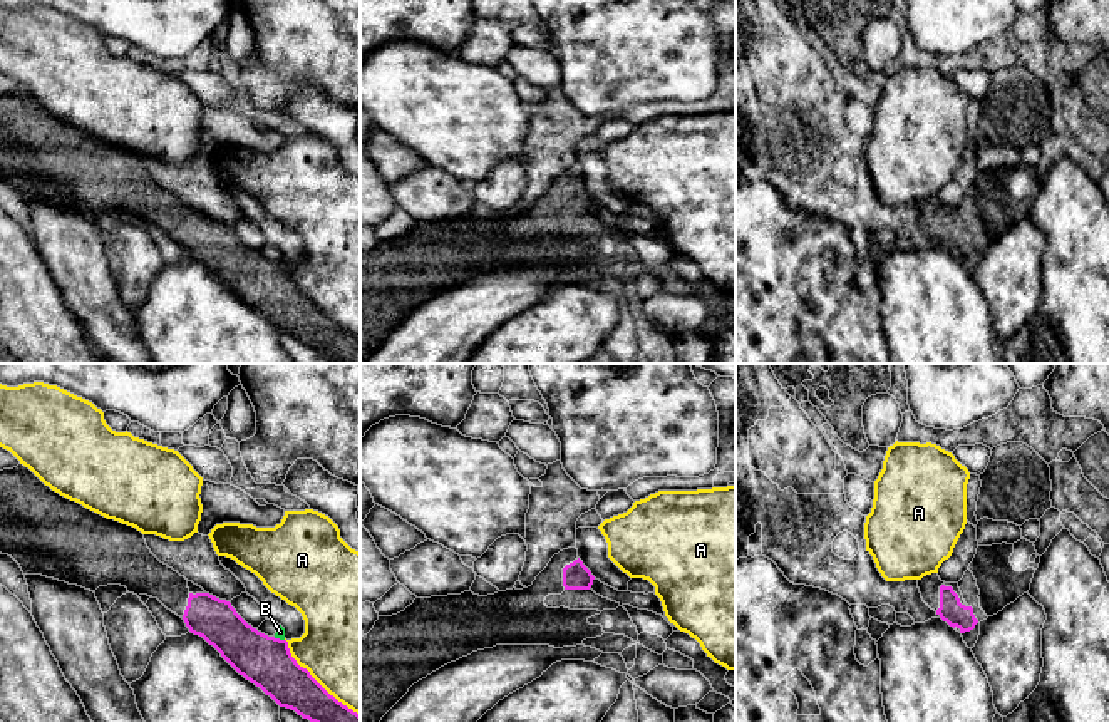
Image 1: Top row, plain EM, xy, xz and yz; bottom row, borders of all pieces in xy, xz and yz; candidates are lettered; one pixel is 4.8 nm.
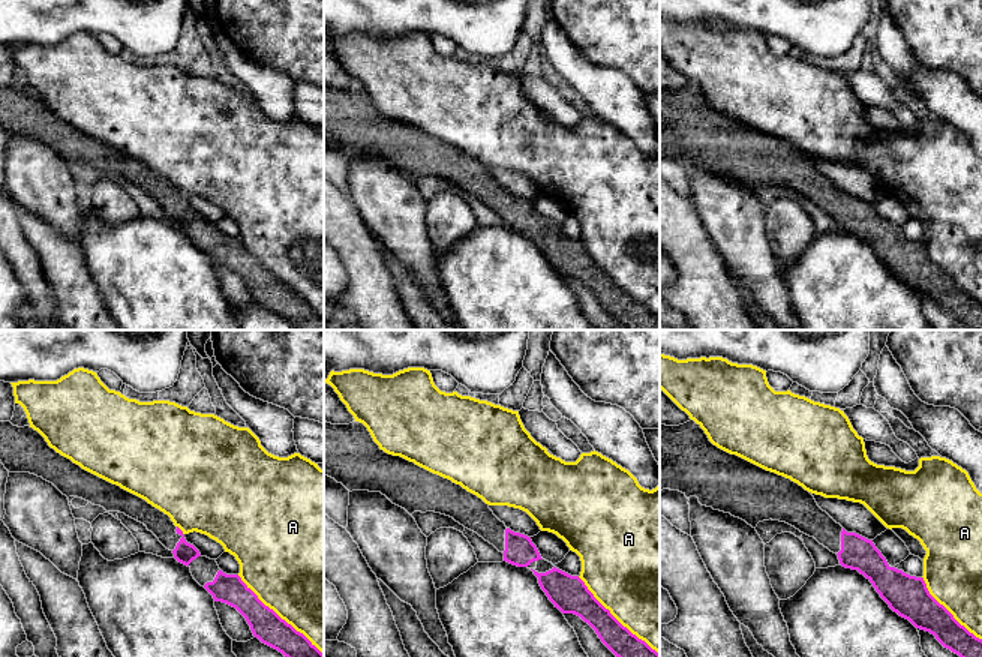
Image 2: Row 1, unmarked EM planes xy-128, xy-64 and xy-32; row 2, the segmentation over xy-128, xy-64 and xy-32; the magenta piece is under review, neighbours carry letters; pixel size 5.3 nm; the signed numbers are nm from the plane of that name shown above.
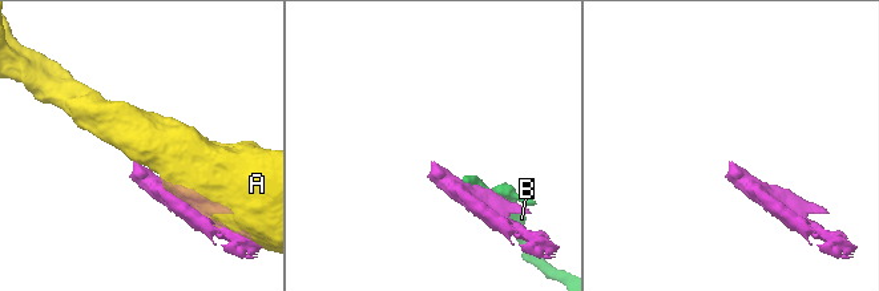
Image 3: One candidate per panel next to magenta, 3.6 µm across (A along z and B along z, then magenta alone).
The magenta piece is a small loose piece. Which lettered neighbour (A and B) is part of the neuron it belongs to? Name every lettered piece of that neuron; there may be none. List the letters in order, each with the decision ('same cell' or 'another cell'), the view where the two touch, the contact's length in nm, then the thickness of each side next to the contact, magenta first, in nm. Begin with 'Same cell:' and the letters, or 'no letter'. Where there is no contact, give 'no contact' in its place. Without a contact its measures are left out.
Same cell: no letter
A: another cell; contact in xy; length 500 nm; calibres 240 and 500 nm
B: another cell; contact in xy; length 60 nm; calibres 240 and 50 nm

